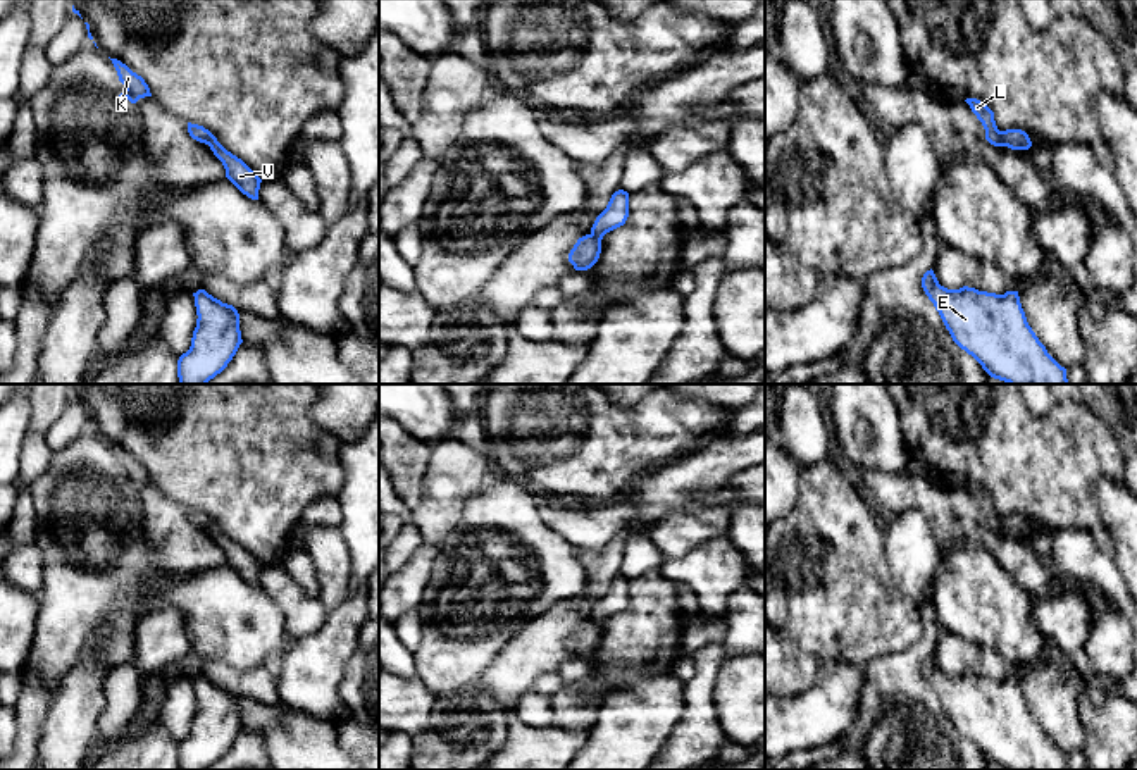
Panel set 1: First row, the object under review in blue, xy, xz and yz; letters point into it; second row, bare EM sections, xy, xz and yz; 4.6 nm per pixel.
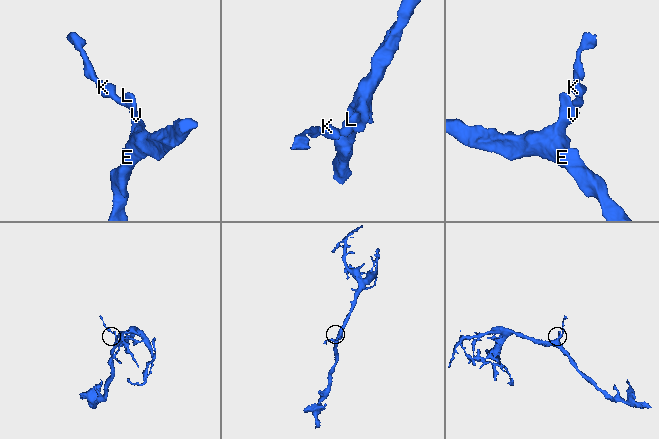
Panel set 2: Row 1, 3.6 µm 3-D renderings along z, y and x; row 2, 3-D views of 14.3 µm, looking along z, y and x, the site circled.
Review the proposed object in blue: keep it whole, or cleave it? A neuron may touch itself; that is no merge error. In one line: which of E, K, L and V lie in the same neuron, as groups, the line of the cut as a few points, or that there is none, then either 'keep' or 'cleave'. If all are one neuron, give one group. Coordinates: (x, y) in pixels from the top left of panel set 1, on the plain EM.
E L V / K | yz (1000, 517), (1006, 531) | cleave

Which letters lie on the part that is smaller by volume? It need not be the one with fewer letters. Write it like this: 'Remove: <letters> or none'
Remove: K

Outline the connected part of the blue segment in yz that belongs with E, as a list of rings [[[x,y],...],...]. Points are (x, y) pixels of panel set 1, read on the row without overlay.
[[[932,655],[923,660],[922,674],[953,727],[972,741],[991,763],[1008,770],[1070,770],[1066,754],[1047,739],[1028,711],[1018,677],[996,680],[968,672],[948,675],[939,670]]]

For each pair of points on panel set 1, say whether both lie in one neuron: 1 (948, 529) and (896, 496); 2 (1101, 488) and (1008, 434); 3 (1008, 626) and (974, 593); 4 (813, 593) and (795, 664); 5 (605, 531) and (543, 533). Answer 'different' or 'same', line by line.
1: same
2: different
3: same
4: different
5: different

